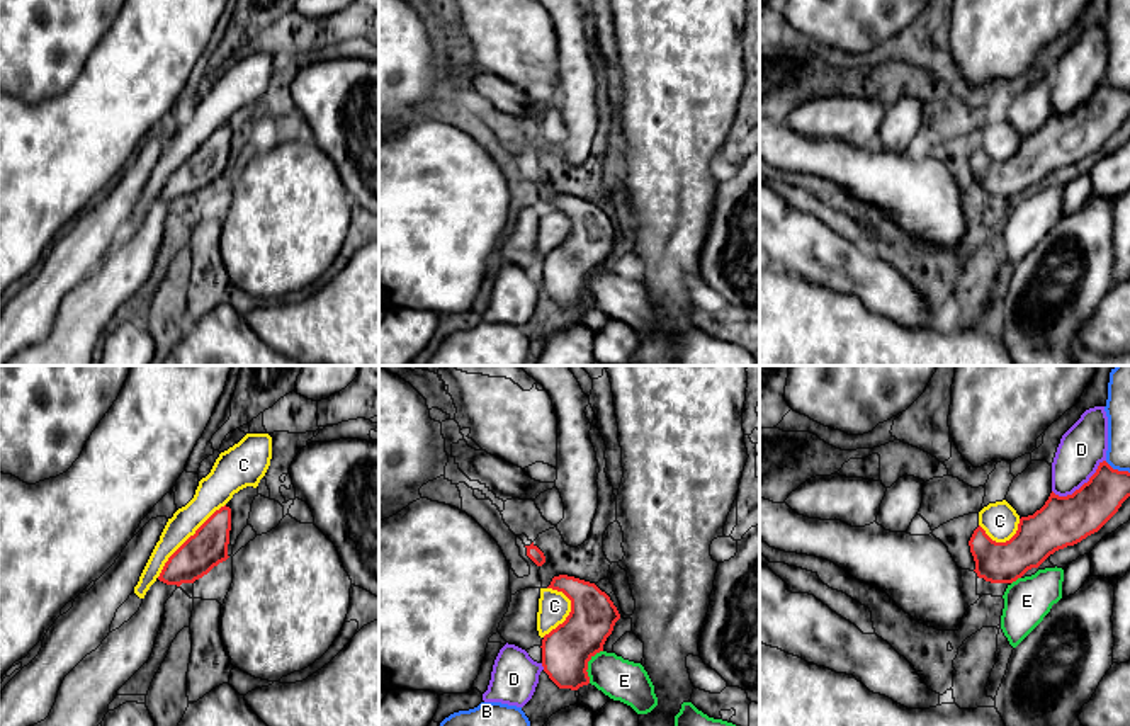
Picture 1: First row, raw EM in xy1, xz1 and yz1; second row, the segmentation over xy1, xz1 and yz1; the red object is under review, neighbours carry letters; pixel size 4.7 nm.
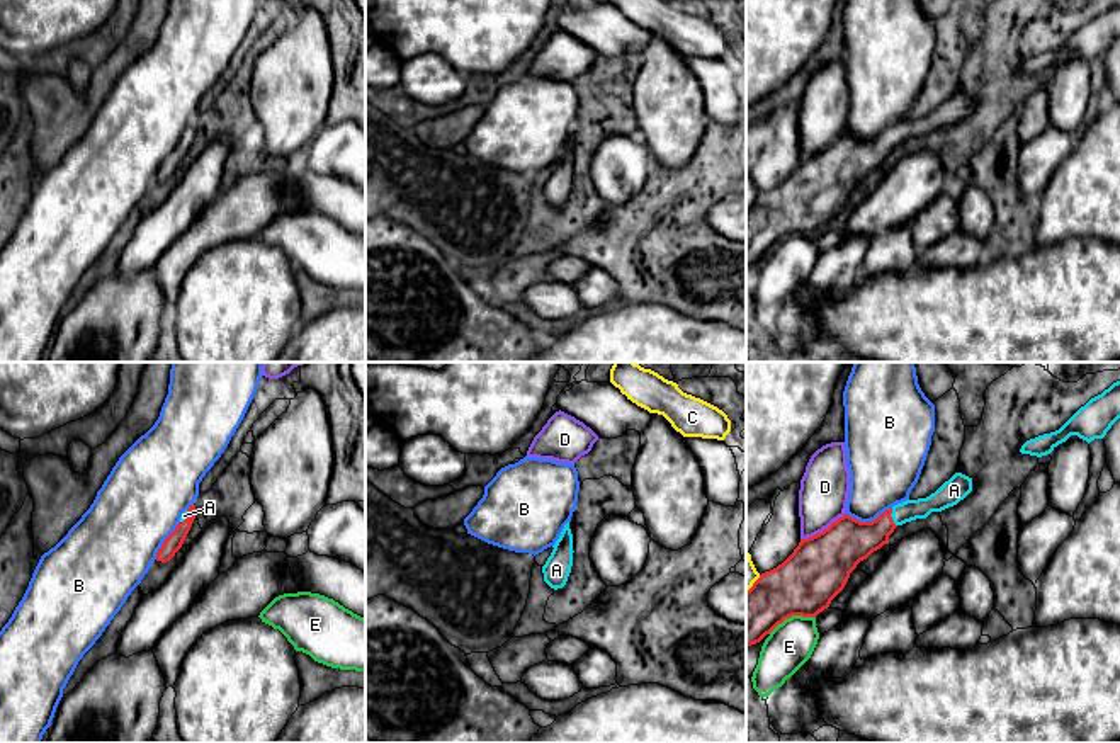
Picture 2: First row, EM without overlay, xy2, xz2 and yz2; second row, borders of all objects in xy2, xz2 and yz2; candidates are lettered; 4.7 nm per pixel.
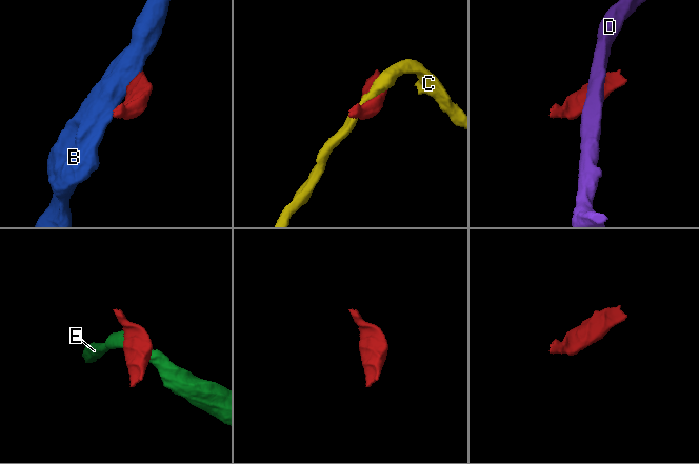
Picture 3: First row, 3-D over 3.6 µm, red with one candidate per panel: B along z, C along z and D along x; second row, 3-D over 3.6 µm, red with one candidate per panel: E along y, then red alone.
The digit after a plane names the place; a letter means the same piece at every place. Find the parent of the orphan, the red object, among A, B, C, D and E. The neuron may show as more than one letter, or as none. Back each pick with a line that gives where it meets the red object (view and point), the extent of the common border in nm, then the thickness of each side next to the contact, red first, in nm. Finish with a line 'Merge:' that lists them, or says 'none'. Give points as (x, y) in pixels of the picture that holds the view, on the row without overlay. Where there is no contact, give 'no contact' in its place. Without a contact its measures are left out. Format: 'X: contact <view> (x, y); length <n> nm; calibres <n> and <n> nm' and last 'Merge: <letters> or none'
A: contact yz2 (891, 136); length 90 nm; calibres 220 and 100 nm
Merge: A

